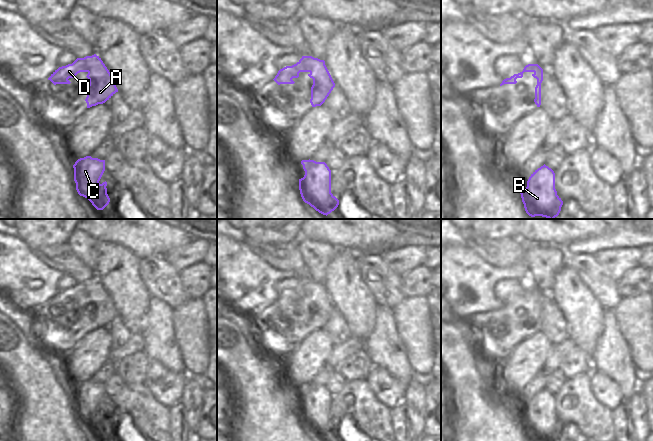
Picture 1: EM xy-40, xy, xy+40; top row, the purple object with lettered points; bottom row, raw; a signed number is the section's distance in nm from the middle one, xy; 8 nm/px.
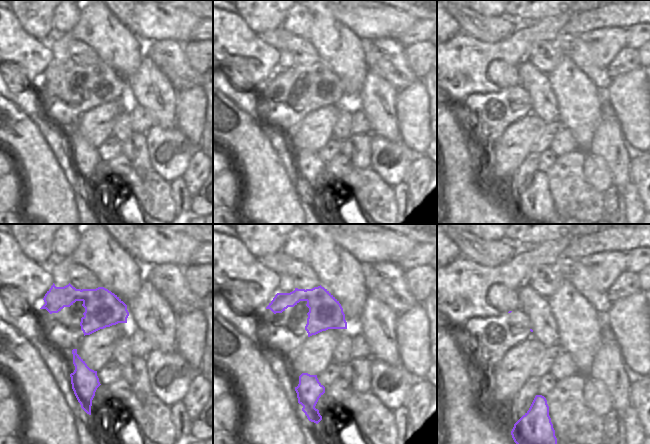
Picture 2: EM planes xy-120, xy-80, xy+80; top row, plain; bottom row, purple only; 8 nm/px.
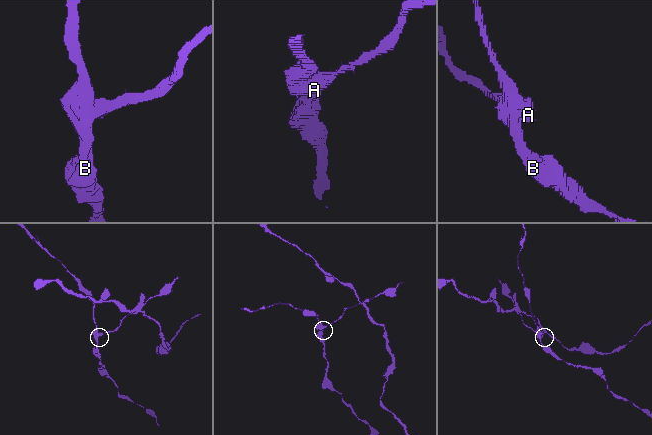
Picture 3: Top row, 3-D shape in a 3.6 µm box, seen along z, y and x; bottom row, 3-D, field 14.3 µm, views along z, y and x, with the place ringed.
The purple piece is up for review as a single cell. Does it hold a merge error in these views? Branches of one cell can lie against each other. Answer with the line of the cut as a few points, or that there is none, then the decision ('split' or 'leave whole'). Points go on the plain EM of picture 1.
cut xy (302, 281), (310, 287), (310, 294); split

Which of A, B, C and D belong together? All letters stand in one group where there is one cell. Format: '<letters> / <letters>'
A / B C D

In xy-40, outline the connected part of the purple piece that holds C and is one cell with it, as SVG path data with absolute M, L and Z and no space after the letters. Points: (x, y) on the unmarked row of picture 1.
M86 380L78 383L73 392L78 418L87 422L97 434L103 434L110 426L107 406L99 407L105 395L105 384Z

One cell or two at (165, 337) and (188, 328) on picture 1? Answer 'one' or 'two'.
two

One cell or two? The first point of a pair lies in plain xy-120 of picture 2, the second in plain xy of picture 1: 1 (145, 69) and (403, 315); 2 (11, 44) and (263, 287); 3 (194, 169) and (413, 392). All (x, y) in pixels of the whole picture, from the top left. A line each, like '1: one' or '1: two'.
1: two
2: one
3: one

